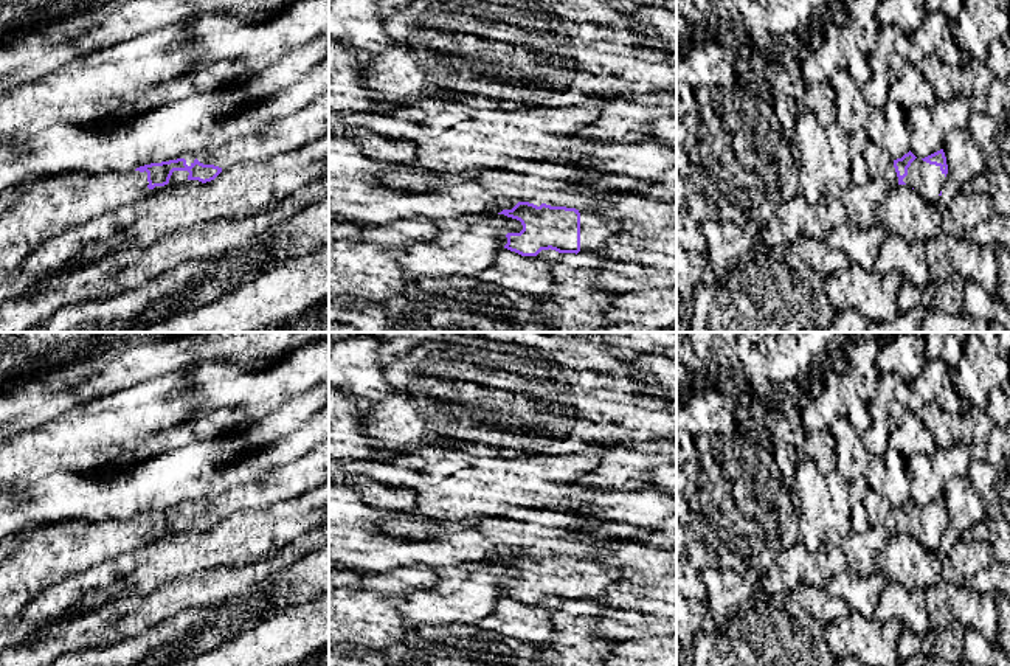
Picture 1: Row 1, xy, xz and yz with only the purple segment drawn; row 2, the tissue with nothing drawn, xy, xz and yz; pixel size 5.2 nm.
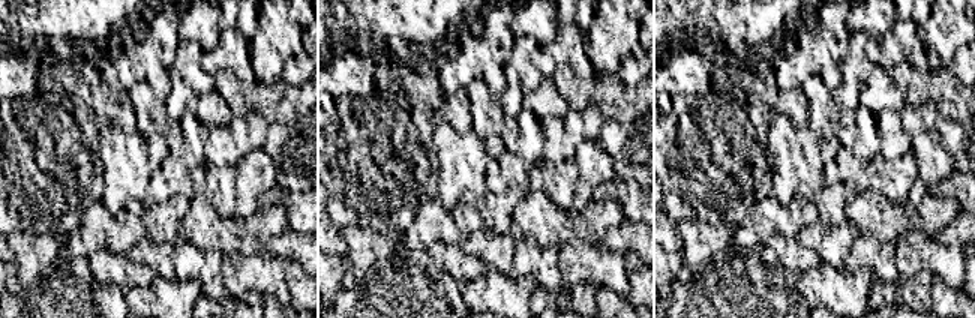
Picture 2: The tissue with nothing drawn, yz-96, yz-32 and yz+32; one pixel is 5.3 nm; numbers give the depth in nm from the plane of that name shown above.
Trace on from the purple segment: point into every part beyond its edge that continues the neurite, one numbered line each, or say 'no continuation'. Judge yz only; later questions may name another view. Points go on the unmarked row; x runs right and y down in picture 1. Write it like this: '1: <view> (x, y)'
1: yz (926, 527)

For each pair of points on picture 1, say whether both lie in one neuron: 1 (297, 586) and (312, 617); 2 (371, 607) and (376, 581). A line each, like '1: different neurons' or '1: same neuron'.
1: different neurons
2: different neurons

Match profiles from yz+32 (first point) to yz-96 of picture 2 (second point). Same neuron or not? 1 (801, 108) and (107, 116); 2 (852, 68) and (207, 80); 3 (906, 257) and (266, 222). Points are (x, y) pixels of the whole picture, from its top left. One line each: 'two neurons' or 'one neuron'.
1: one neuron
2: one neuron
3: two neurons

